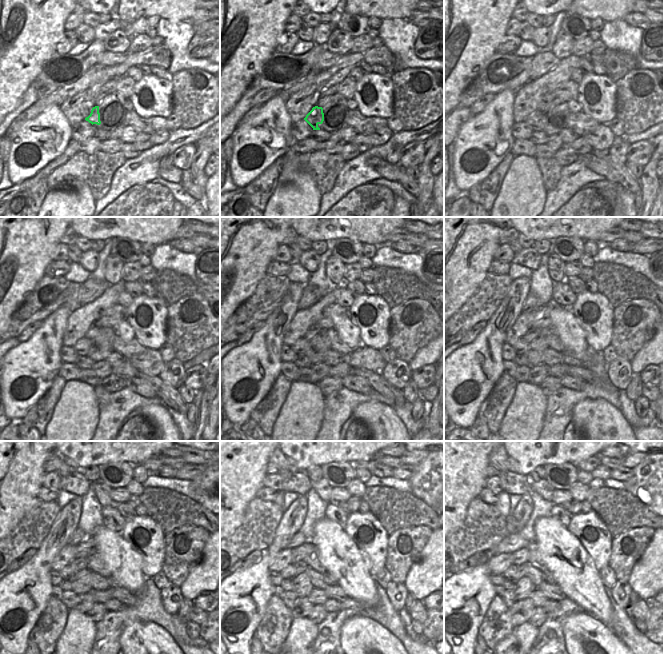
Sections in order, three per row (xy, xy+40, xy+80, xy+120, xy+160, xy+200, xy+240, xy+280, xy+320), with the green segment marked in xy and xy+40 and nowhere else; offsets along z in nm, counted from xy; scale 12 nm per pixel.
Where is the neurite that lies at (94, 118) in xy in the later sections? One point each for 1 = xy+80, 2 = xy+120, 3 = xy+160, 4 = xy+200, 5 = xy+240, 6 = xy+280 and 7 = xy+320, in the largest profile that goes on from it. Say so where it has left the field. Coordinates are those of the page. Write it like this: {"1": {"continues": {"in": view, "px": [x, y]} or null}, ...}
{"1": {"continues": {"in": "xy+80", "px": [536, 119]}}, "2": {"continues": {"in": "xy+120", "px": [83, 346]}}, "3": {"continues": {"in": "xy+160", "px": [302, 345]}}, "4": {"continues": {"in": "xy+200", "px": [520, 347]}}, "5": {"continues": {"in": "xy+240", "px": [67, 573]}}, "6": {"continues": {"in": "xy+280", "px": [289, 572]}}, "7": {"continues": {"in": "xy+320", "px": [510, 573]}}}

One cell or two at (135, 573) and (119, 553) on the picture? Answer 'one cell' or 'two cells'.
one cell

